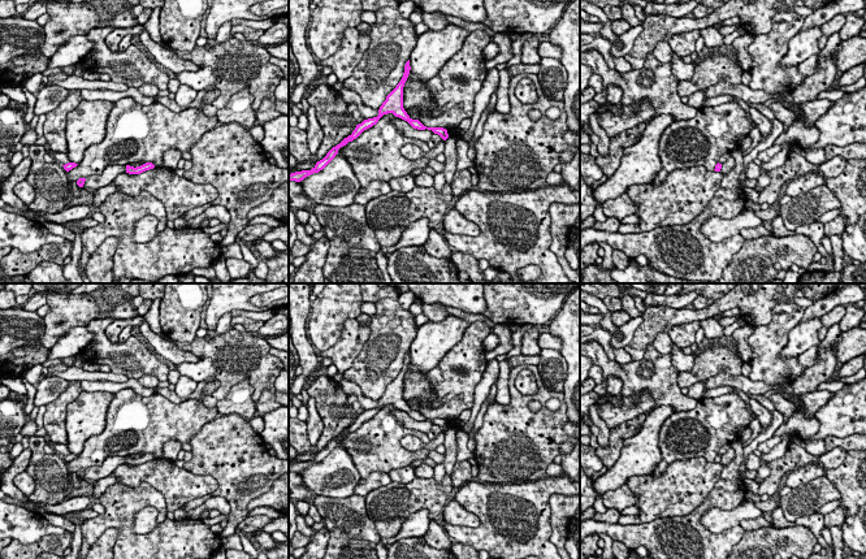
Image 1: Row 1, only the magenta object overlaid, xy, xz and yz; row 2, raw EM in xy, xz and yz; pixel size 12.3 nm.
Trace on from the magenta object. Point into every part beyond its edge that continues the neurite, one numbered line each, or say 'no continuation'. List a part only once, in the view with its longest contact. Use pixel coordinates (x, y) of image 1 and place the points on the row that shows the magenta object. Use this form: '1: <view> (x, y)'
no continuation

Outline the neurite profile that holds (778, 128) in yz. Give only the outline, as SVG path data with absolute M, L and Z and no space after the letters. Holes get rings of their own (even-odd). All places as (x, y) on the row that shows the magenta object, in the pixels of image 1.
M775 118L772 121L771 134L766 138L762 138L761 142L746 156L744 156L745 170L741 173L739 178L740 186L742 188L745 187L746 169L748 169L749 162L757 159L761 151L770 148L776 140L776 138L783 133L783 130L784 130L783 124L778 118Z

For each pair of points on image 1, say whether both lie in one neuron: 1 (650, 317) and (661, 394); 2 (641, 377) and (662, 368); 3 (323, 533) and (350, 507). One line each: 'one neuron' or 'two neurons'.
1: two neurons
2: one neuron
3: two neurons

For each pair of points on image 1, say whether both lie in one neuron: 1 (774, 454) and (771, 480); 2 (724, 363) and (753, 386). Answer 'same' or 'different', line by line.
1: different
2: different

